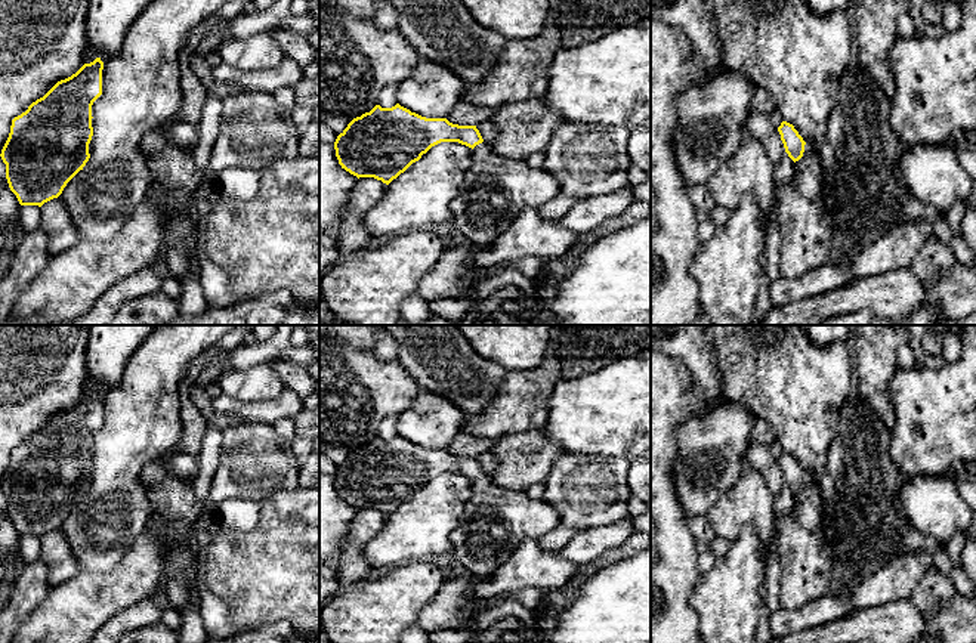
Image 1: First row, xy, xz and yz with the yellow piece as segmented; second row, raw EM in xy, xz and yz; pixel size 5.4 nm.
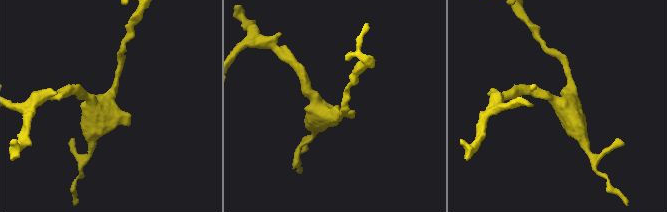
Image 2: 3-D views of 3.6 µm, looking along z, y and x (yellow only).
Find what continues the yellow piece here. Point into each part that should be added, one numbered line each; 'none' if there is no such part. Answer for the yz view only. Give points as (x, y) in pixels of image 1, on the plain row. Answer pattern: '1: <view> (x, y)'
1: yz (858, 485)

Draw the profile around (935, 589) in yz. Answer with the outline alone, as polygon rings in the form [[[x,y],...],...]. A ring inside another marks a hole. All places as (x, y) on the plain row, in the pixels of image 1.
[[[938,568],[926,569],[923,579],[915,587],[911,602],[923,616],[930,615],[938,606],[948,605],[955,596],[955,587],[949,576]]]

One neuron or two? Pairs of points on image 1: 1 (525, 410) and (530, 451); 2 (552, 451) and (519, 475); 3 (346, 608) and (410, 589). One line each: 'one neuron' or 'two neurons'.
1: two neurons
2: one neuron
3: one neuron

